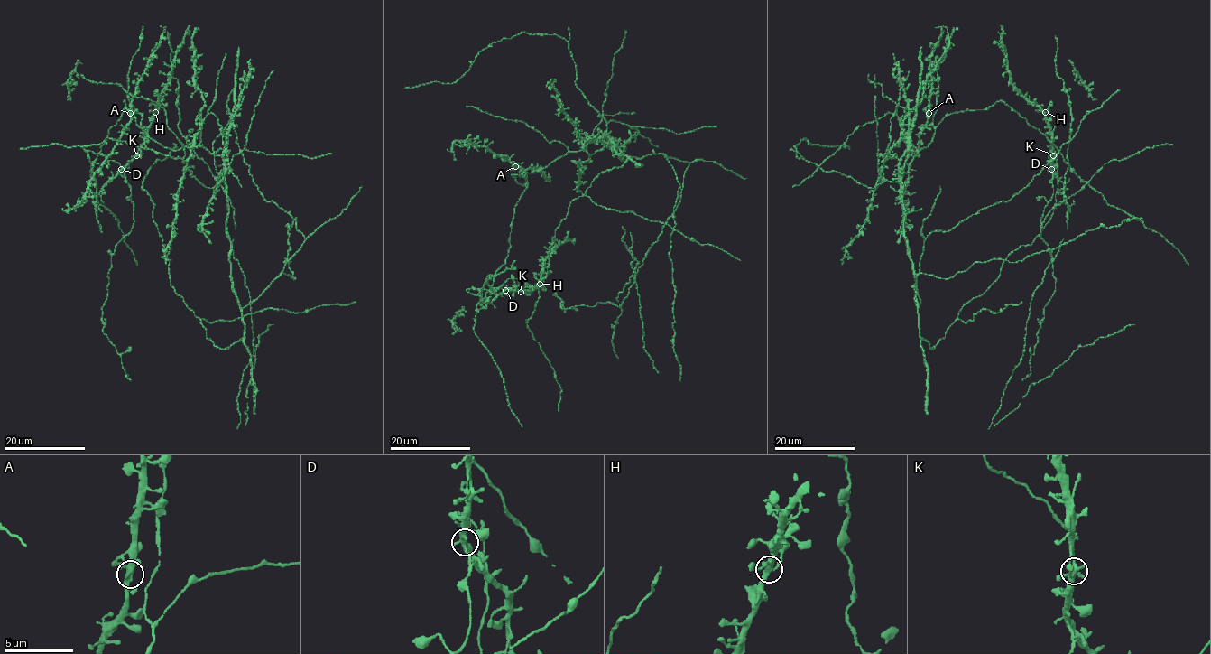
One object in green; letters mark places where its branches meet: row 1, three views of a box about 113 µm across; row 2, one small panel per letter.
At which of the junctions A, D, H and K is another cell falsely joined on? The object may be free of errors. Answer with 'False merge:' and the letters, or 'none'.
False merge: D

